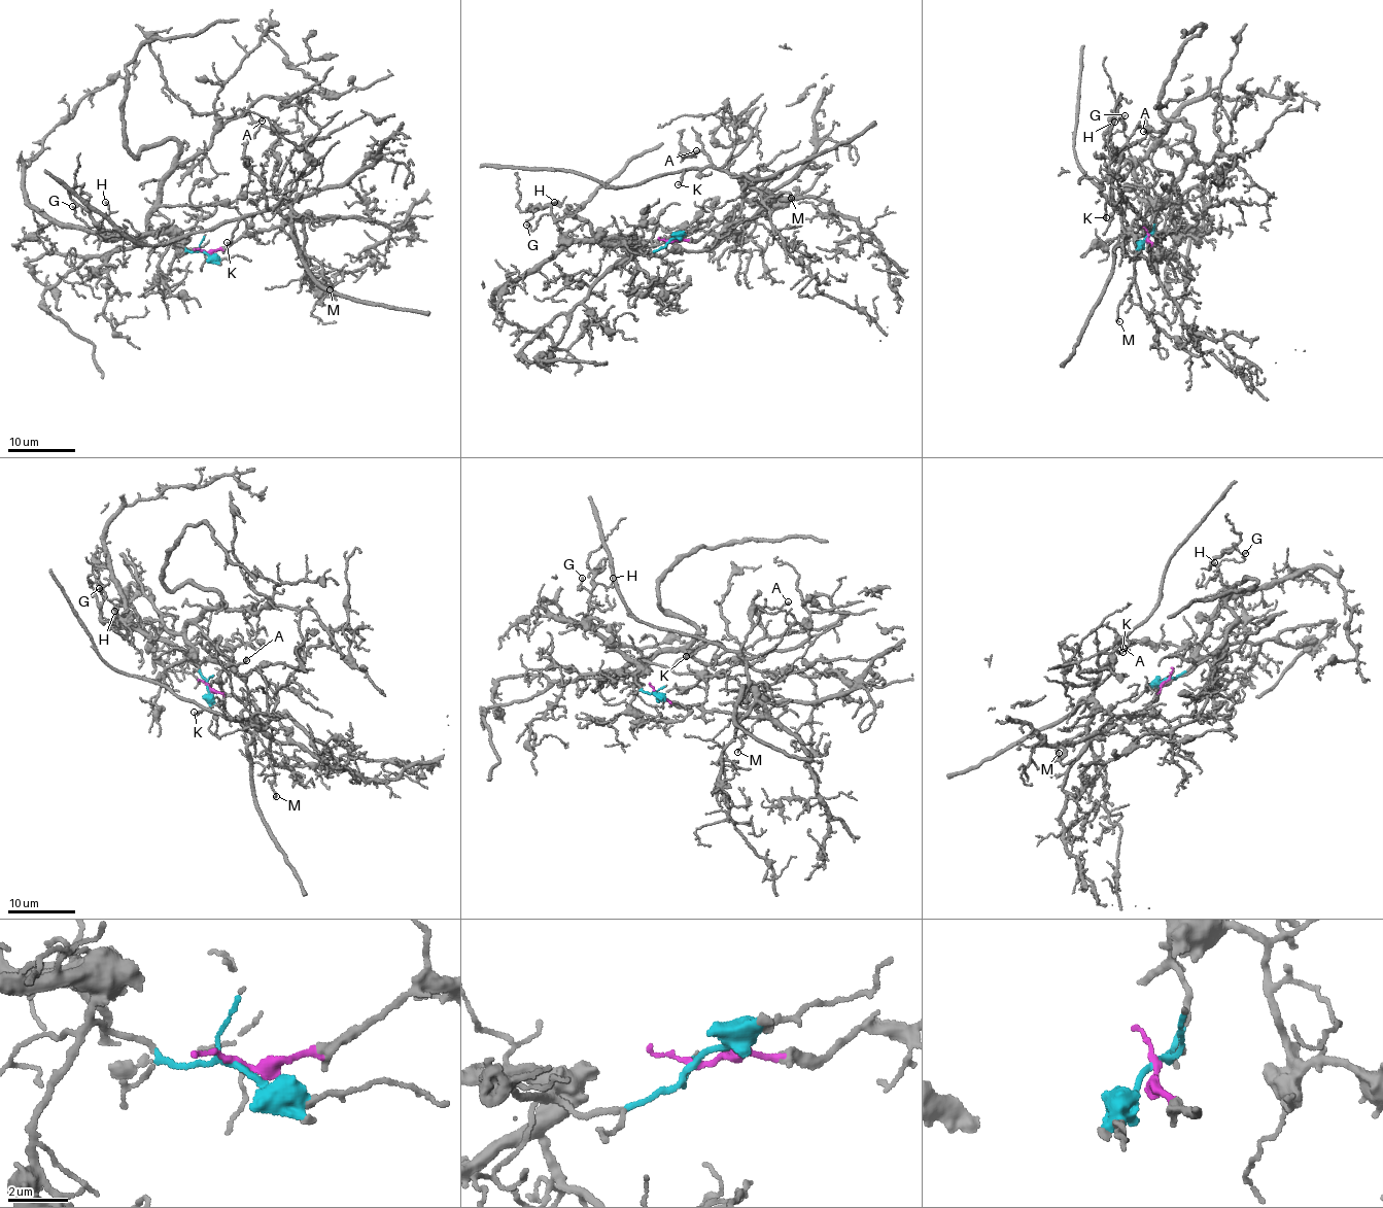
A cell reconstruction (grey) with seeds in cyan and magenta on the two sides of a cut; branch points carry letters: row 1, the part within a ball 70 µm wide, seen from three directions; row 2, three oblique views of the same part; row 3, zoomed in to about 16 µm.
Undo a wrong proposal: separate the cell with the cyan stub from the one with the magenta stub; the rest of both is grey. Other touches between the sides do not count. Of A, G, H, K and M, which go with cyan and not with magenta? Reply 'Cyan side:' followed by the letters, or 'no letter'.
Cyan side: G, H

